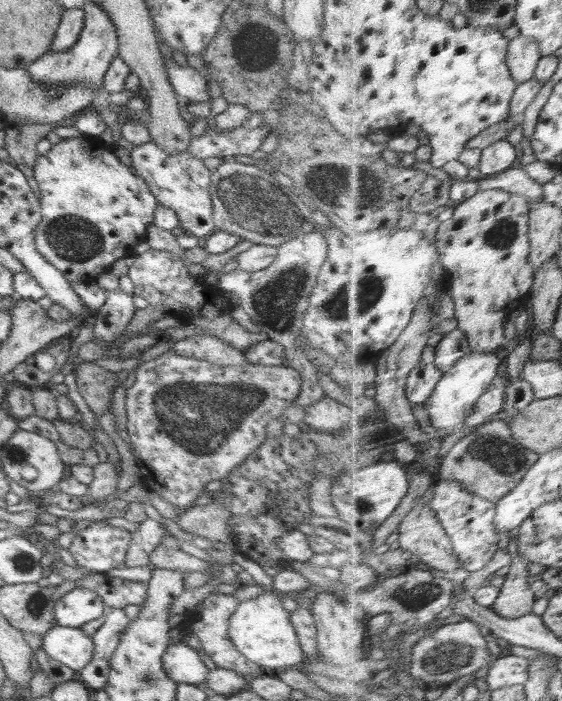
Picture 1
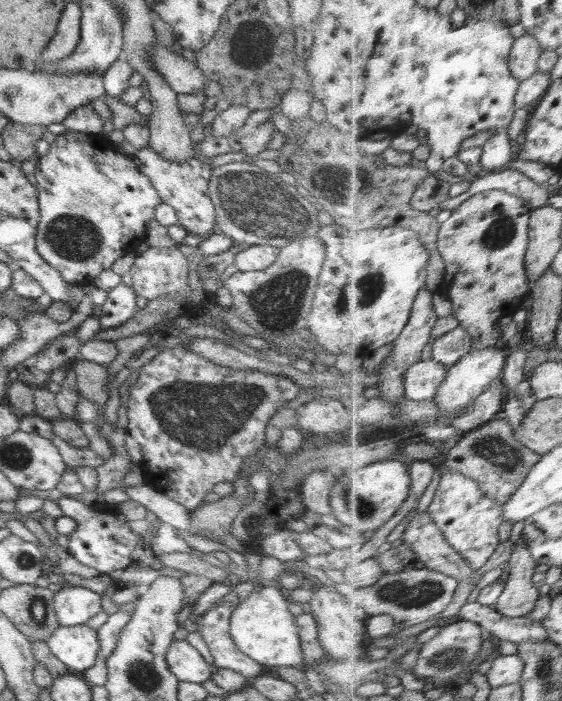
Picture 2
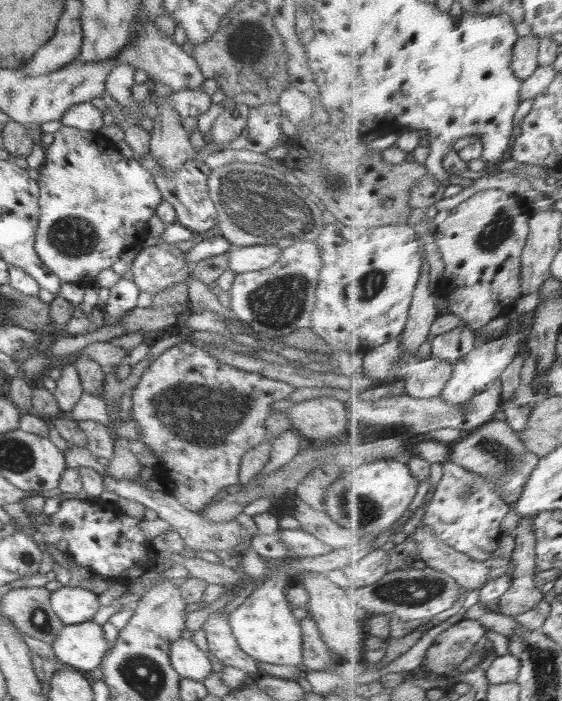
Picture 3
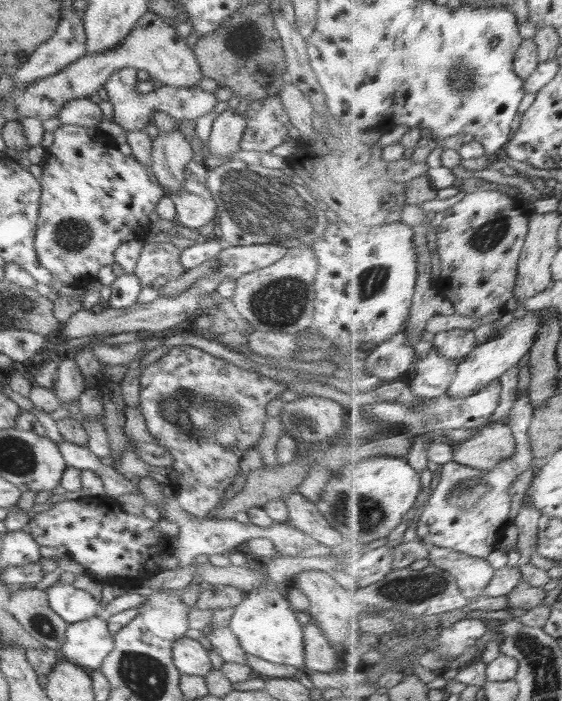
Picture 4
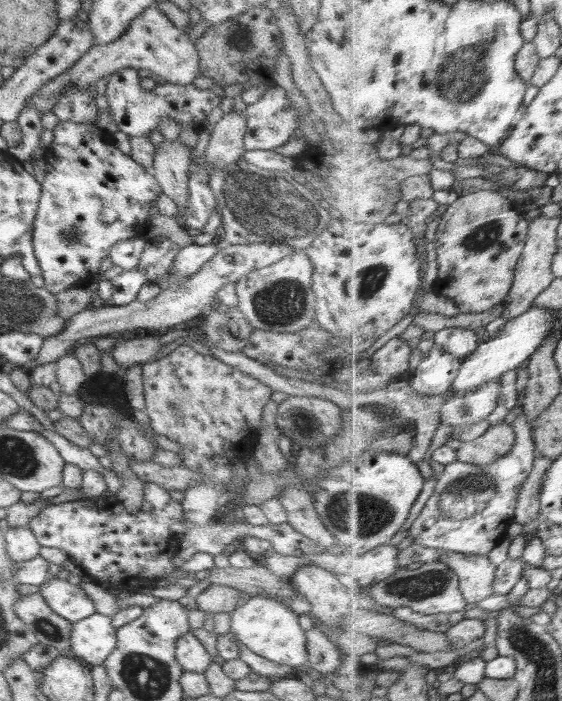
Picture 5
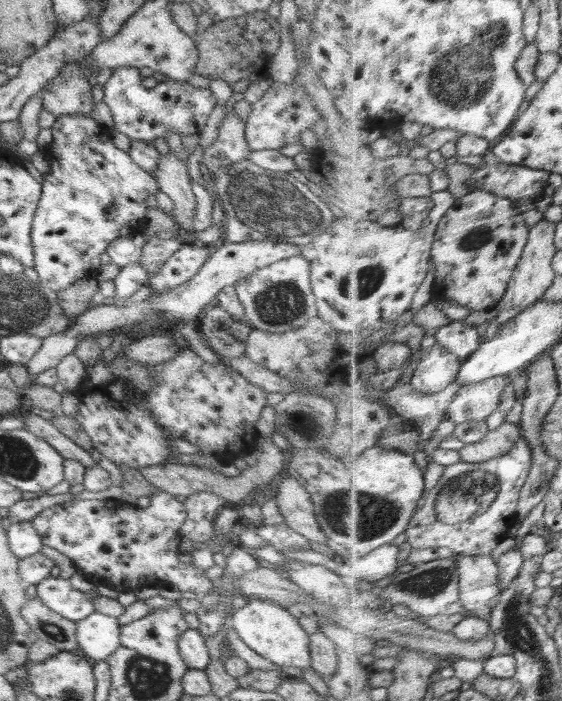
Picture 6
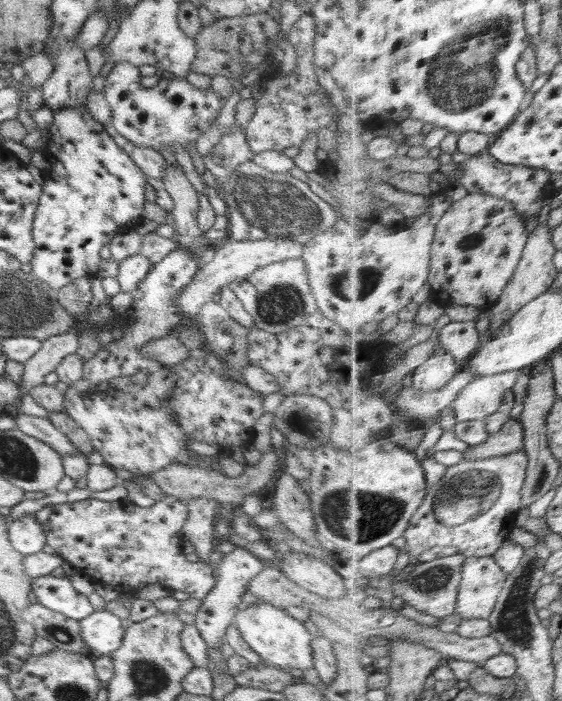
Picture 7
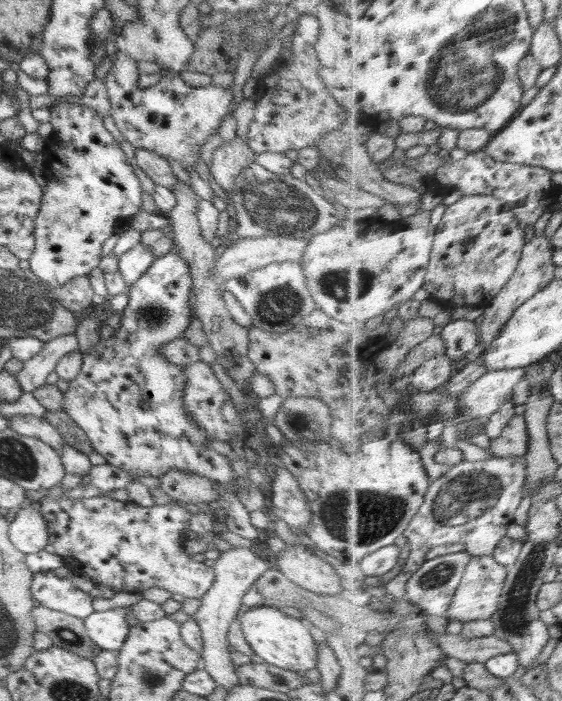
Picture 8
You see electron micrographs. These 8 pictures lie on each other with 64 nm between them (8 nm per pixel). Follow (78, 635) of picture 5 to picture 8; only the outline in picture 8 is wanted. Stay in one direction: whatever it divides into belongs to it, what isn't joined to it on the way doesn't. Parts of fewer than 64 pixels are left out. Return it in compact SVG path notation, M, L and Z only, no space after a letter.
M112 608L104 612L94 612L83 620L88 636L94 641L98 651L117 651L122 648L130 625L126 615L131 613L131 608Z

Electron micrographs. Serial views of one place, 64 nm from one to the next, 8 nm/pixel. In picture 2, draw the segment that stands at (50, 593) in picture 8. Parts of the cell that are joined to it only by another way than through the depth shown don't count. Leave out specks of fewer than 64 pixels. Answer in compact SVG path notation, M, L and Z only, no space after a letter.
M75 584L54 593L52 609L61 626L67 627L88 622L103 607L98 593Z

